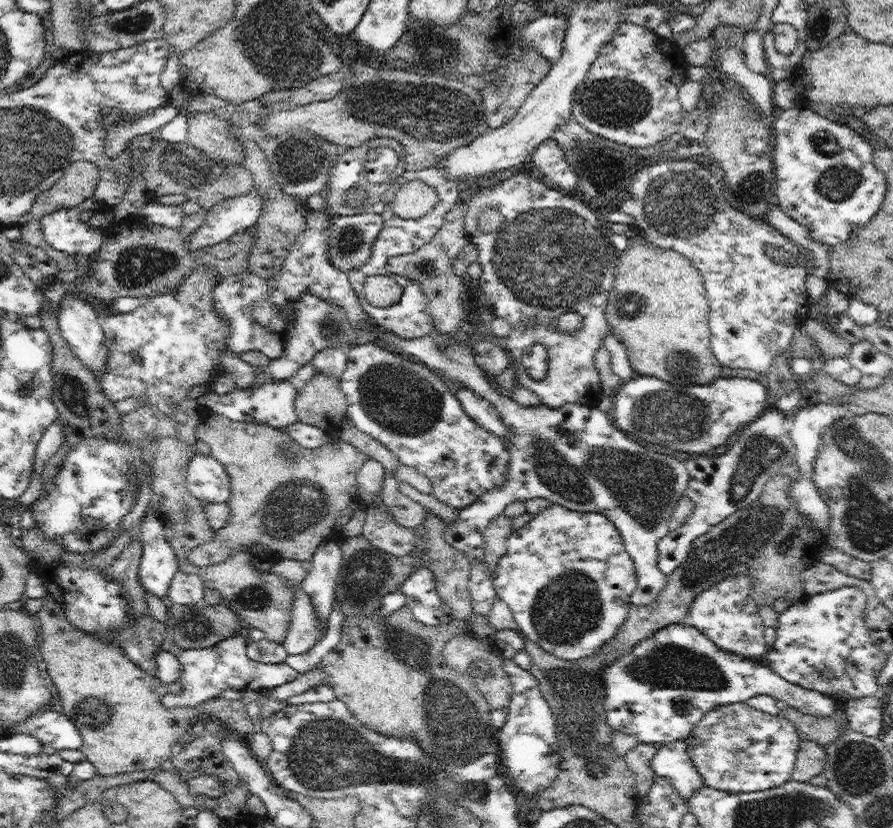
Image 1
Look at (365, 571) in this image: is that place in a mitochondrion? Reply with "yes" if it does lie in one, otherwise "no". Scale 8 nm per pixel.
yes

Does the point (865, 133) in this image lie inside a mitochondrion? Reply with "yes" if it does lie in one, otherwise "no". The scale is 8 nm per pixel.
no

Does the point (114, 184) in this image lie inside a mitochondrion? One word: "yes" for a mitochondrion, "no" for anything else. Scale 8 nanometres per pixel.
no

